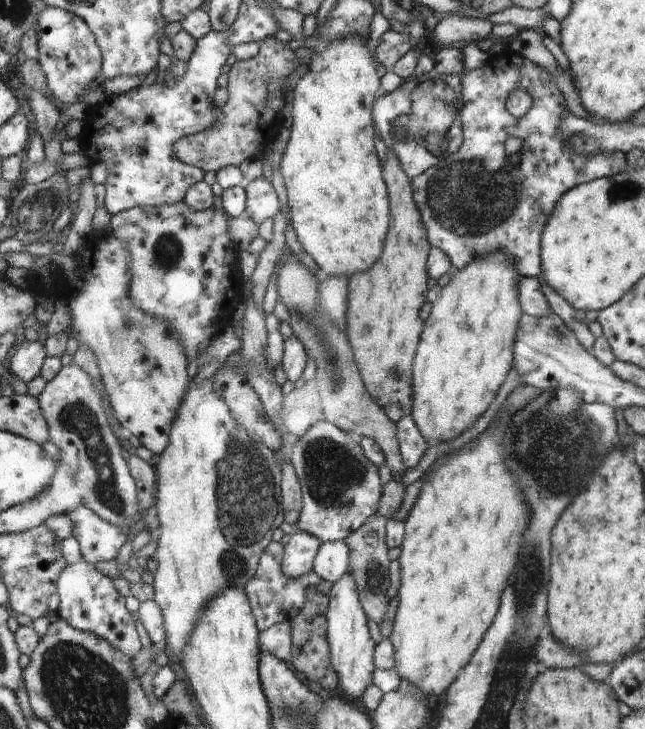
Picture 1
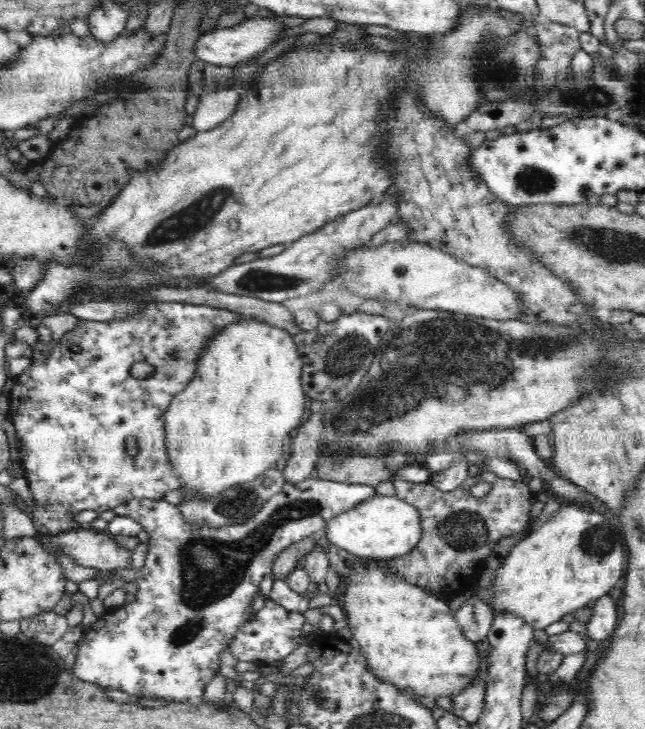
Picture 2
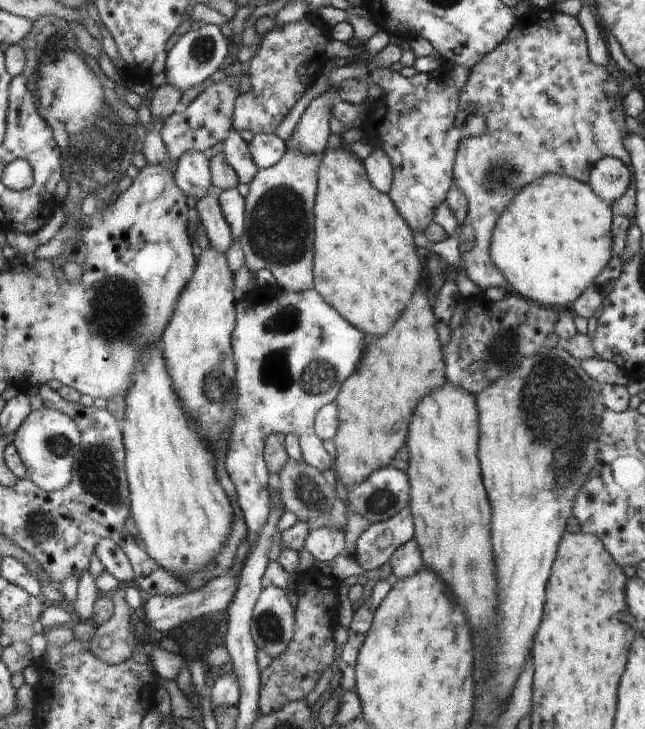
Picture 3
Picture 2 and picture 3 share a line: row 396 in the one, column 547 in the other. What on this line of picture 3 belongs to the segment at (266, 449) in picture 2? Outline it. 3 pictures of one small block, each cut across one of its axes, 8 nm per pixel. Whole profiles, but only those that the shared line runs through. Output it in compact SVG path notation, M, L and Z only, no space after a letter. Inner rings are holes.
M549 174L548 176L538 177L537 181L522 188L520 192L516 194L516 197L513 198L513 202L508 206L508 209L506 209L504 213L500 213L492 229L490 256L492 257L493 265L505 276L510 292L529 299L530 302L534 302L535 304L551 308L566 308L566 304L568 304L568 302L574 302L572 298L576 298L578 294L582 294L582 290L584 290L584 288L600 274L600 270L610 262L610 258L612 258L611 248L613 239L611 230L612 212L610 212L610 206L605 202L605 199L599 196L594 190L588 188L588 183L582 184L578 179L564 175Z

